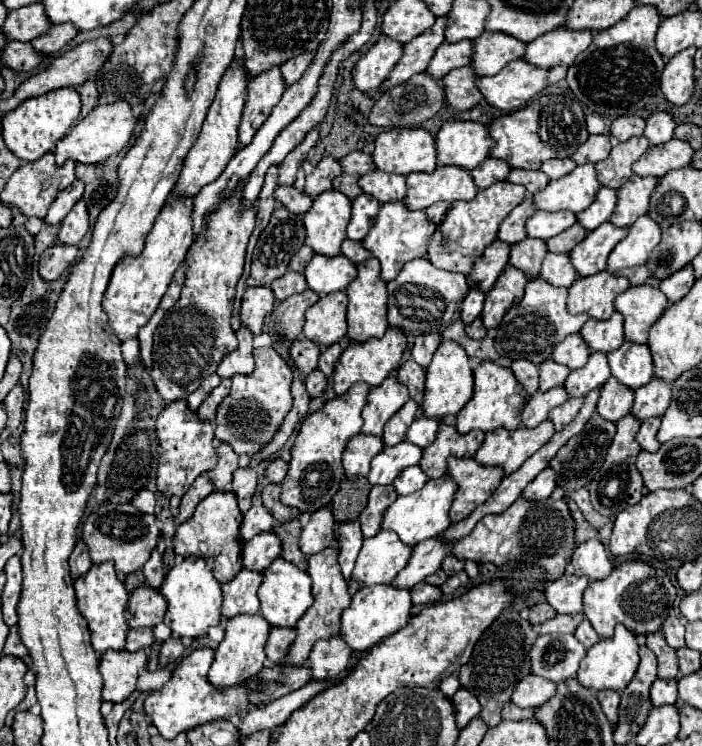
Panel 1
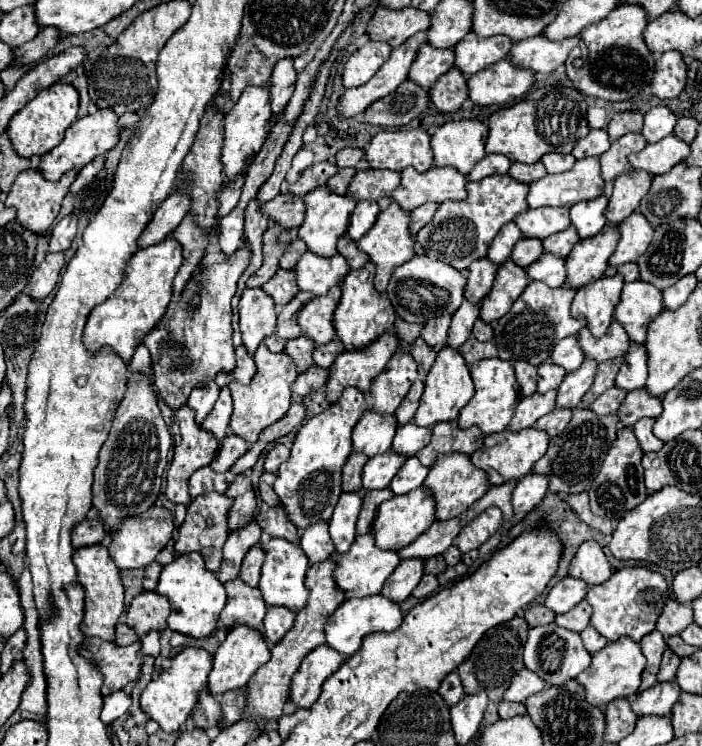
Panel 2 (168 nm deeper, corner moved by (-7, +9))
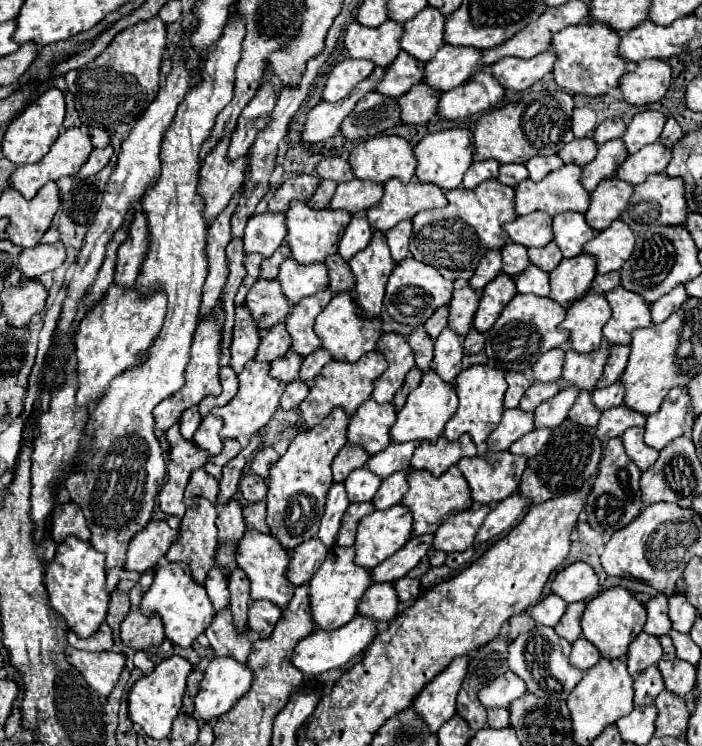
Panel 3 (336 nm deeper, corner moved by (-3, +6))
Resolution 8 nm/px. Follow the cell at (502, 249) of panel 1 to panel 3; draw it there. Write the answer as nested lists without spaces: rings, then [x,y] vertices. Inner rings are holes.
[[[461,287],[453,291],[453,299],[451,299],[451,309],[449,309],[449,327],[459,331],[459,335],[467,335],[473,323],[473,315],[479,307],[479,293],[475,289]]]

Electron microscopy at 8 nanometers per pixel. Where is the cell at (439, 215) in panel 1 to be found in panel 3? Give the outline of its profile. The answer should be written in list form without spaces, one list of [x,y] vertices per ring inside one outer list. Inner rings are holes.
[[[405,219],[405,221],[397,223],[391,231],[387,231],[387,243],[389,243],[391,255],[397,263],[401,259],[409,257],[409,239],[411,239],[411,229],[413,229],[411,223],[413,223],[411,219]]]

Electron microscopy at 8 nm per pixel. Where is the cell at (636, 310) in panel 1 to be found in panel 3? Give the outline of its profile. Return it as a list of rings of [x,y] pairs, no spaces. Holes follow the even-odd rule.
[[[615,287],[605,297],[613,309],[611,319],[603,327],[603,337],[607,343],[629,345],[635,329],[651,325],[651,305],[639,293]]]

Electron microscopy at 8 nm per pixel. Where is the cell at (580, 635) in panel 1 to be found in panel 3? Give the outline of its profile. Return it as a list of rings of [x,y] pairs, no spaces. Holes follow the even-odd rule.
[[[579,637],[573,643],[573,651],[571,651],[571,657],[569,659],[571,659],[571,663],[575,667],[587,671],[589,667],[593,667],[601,659],[601,655],[599,655],[599,651],[597,651],[595,645],[591,645],[585,637]]]

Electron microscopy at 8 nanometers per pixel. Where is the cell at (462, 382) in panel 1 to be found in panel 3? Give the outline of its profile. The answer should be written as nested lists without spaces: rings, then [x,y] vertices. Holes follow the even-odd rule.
[[[429,369],[419,387],[415,391],[411,391],[411,395],[407,397],[405,407],[397,413],[397,421],[391,427],[391,439],[397,443],[405,443],[405,441],[437,441],[443,435],[445,423],[453,417],[453,413],[457,411],[457,391],[453,383],[443,381],[437,371]]]

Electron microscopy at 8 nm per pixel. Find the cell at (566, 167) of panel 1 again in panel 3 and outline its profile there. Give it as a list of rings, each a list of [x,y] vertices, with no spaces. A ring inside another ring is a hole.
[[[537,155],[533,159],[529,159],[525,163],[525,167],[529,169],[529,177],[533,181],[541,181],[545,175],[549,175],[551,171],[557,171],[561,169],[565,163],[559,155],[549,155],[549,157],[543,157],[543,155]]]

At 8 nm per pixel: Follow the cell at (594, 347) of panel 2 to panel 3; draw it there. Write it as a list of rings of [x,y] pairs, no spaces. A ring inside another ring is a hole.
[[[601,345],[591,353],[577,353],[567,349],[565,369],[563,369],[563,387],[577,385],[579,389],[593,391],[595,383],[599,381],[605,363],[609,359],[611,345]]]

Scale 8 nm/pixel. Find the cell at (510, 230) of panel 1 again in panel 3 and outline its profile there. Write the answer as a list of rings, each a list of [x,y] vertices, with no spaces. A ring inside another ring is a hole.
[[[491,249],[483,255],[483,259],[479,261],[479,267],[475,271],[475,275],[471,277],[469,285],[475,291],[481,291],[491,279],[495,279],[501,273],[501,251],[499,249]]]

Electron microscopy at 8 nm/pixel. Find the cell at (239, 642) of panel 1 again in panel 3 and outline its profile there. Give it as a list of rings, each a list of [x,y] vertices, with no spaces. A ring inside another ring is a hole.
[[[231,655],[213,657],[195,697],[195,719],[211,721],[227,713],[253,683],[255,671]]]

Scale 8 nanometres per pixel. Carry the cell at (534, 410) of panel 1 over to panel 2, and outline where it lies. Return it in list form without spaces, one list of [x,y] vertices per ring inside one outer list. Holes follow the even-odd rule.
[[[551,390],[547,394],[533,394],[533,396],[521,398],[507,430],[519,432],[519,430],[535,424],[541,416],[545,416],[547,412],[551,412],[555,408],[555,394],[557,392]]]

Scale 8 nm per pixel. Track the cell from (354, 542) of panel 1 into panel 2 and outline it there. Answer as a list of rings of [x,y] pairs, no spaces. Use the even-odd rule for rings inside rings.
[[[343,492],[329,522],[329,534],[337,552],[347,552],[355,540],[355,522],[361,510],[361,498],[357,492]]]

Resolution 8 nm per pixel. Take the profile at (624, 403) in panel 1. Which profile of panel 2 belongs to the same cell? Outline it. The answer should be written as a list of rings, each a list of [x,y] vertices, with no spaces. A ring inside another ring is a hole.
[[[609,388],[607,392],[603,392],[591,406],[589,406],[589,410],[593,410],[595,414],[615,414],[617,412],[617,408],[621,406],[621,402],[623,402],[623,398],[627,396],[627,392],[623,392],[621,388]]]

